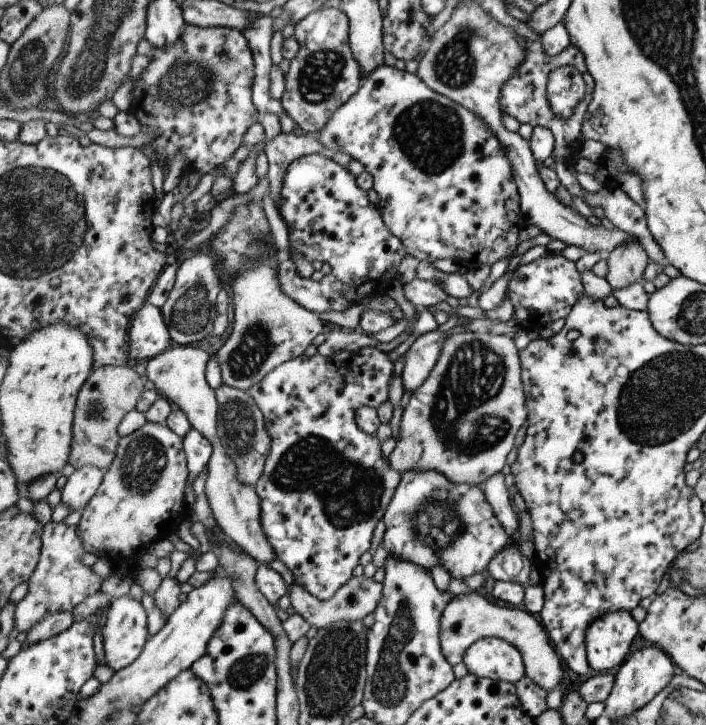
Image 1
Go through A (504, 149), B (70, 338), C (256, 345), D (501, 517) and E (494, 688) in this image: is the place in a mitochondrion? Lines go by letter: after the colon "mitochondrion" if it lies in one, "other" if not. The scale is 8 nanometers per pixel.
A: other
B: other
C: mitochondrion
D: other
E: other

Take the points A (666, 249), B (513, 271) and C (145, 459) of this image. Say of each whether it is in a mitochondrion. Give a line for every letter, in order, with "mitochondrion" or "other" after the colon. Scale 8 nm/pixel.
A: other
B: other
C: mitochondrion

